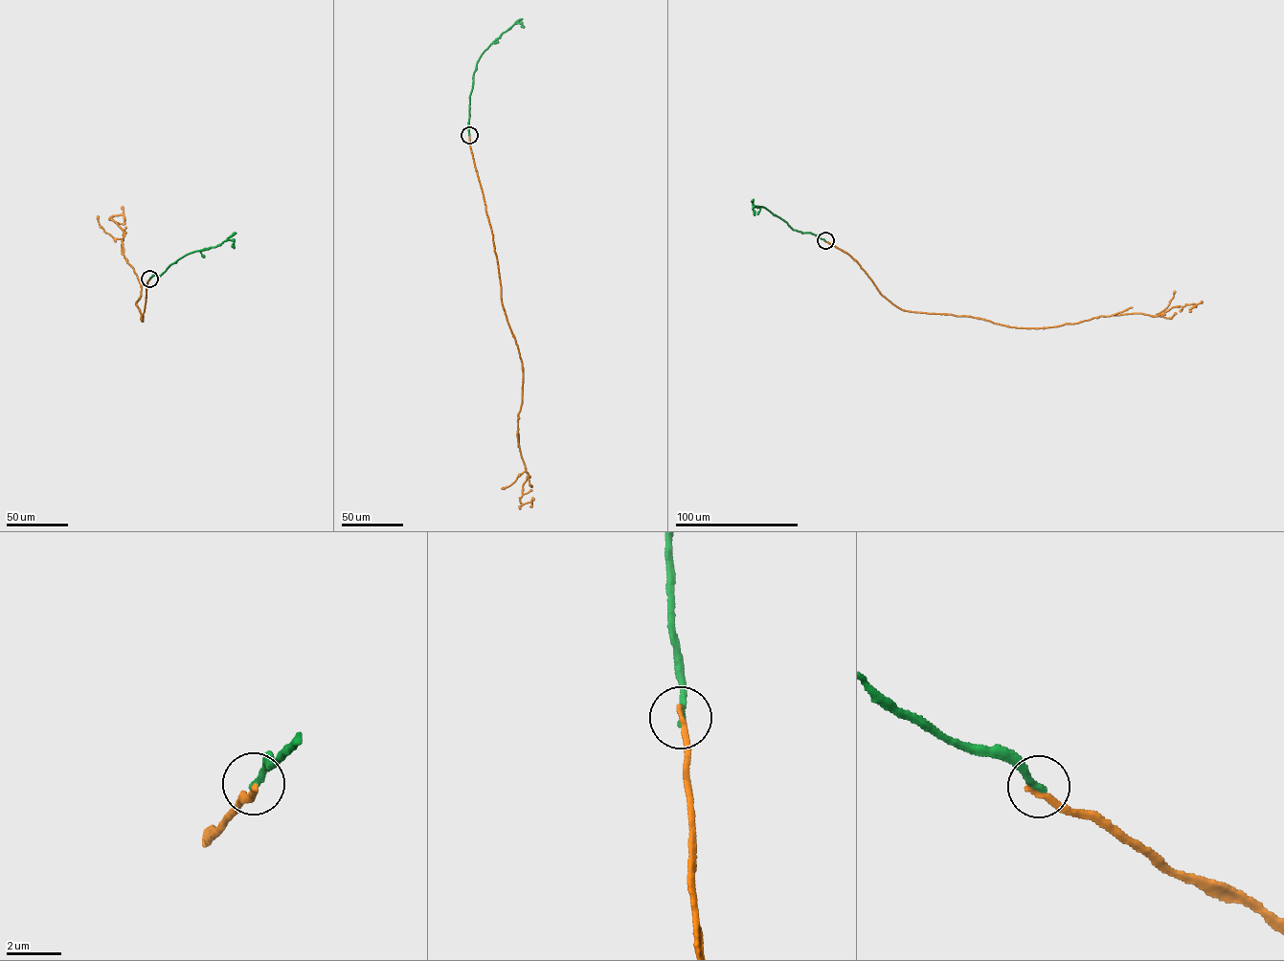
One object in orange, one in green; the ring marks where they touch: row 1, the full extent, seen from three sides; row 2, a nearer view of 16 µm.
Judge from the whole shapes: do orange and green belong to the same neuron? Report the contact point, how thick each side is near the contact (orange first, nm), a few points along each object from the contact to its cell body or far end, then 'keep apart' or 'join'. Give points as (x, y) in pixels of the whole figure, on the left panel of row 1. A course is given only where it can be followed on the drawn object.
(149, 279) | 260/240 nm | orange via (149, 279), (143, 321), (135, 303), (141, 284), (122, 253), (123, 233), (111, 218), (122, 213), (122, 207) | green via (149, 279), (156, 274), (160, 276), (177, 259), (195, 251), (215, 247), (227, 240), (234, 241), (234, 248) | keep apart

